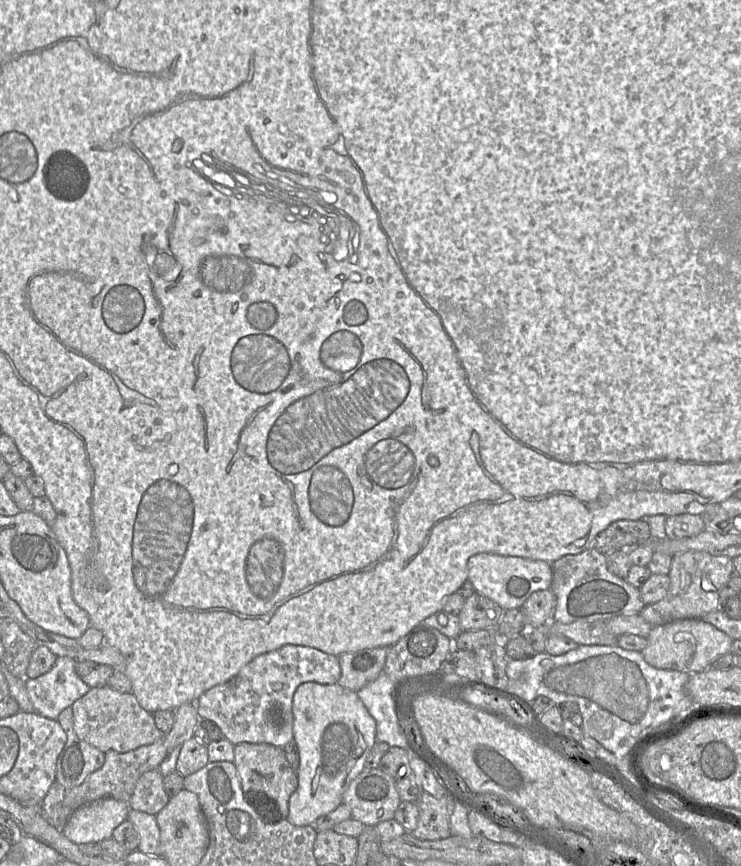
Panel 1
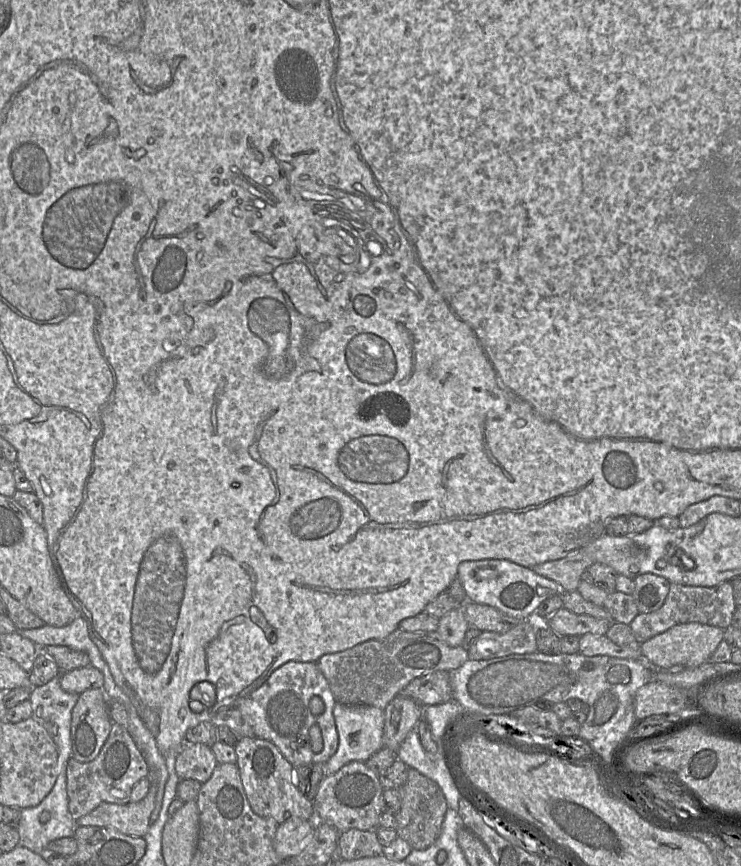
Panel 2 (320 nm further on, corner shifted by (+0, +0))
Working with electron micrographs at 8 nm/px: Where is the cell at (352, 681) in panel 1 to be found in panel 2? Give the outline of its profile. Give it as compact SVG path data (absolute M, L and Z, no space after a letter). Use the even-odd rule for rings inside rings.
M397 628L384 639L368 640L340 652L325 654L316 663L337 702L385 709L415 678L435 671L454 671L468 659L466 649L448 645L436 631L410 632Z

